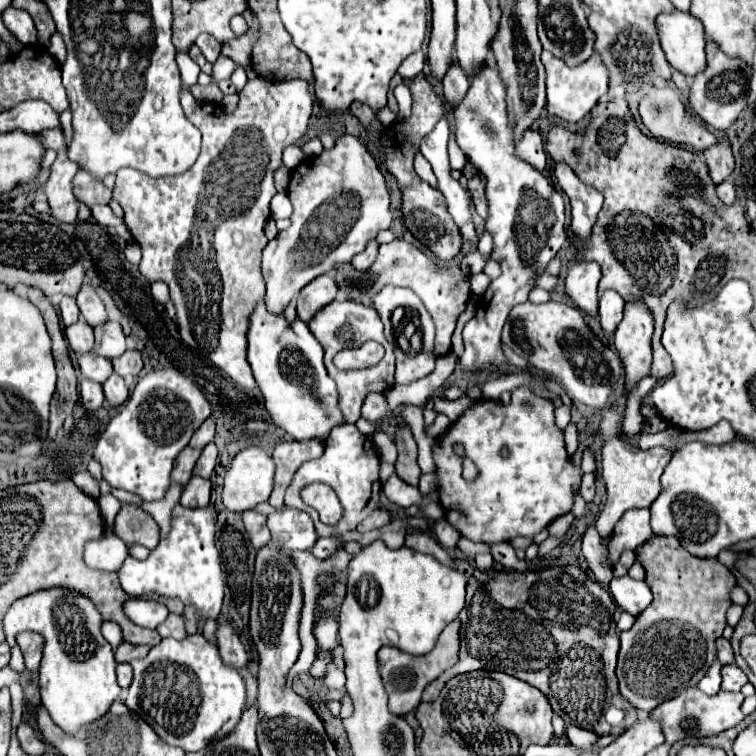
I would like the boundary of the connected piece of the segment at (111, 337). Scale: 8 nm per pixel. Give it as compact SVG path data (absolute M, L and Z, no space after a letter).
M108 319L106 323L94 327L94 335L96 335L94 353L114 359L126 351L126 335L118 321Z

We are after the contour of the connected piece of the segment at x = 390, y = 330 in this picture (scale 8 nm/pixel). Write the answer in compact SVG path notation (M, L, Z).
M386 285L372 301L374 301L376 311L382 317L386 339L394 347L394 355L396 355L394 379L396 379L396 385L408 385L412 381L418 381L418 379L430 375L432 369L434 369L434 361L436 361L436 357L432 353L434 323L430 319L428 311L424 309L422 301L418 299L418 295L410 289L404 289L404 287Z

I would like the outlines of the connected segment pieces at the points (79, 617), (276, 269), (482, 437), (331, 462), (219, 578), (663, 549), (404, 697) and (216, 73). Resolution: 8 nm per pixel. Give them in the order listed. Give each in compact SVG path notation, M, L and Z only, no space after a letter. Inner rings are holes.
M46 589L42 593L26 595L18 599L4 617L8 643L26 629L44 635L46 645L40 665L42 705L48 709L52 721L70 735L104 717L122 693L116 683L114 653L102 637L100 625L102 617L94 605L68 589Z
M342 135L332 149L324 149L318 157L300 163L292 171L288 197L294 205L292 225L262 249L266 307L272 313L282 313L304 285L318 275L332 273L336 263L352 261L366 247L366 241L392 223L384 175L354 135Z
M518 387L516 391L512 391L512 399L510 399L508 405L494 403L494 401L476 401L470 409L466 409L466 413L464 413L464 415L448 429L448 433L438 441L438 445L436 445L436 449L434 449L434 459L436 459L436 469L438 469L438 475L440 475L440 503L442 503L444 511L446 511L446 519L460 531L460 535L464 535L464 537L468 537L468 539L472 539L472 541L484 541L484 543L510 541L510 539L514 539L514 537L532 537L532 535L536 535L538 531L542 531L544 527L548 527L552 519L560 517L560 515L564 515L564 513L568 513L568 511L572 509L572 499L574 499L574 495L576 495L572 487L574 487L576 483L580 483L580 477L582 477L582 471L578 471L578 469L572 465L572 461L570 461L570 457L568 457L568 453L566 453L564 433L562 433L562 431L556 427L556 423L554 423L554 405L552 405L552 401L534 395L528 387ZM456 443L460 443L460 445L464 447L464 455L456 455L456 451L454 451L454 445L456 445ZM502 447L508 447L508 451L510 451L510 457L508 457L508 459L502 459L502 457L500 457L500 449L502 449ZM464 457L472 459L472 461L476 463L476 467L478 467L478 477L476 477L472 483L468 483L468 481L462 479L462 459L464 459Z
M338 425L330 431L328 441L326 441L326 451L320 459L314 461L306 461L294 475L288 491L286 491L286 507L296 507L306 511L312 519L314 519L314 527L316 527L316 535L318 537L342 537L348 531L354 531L358 527L358 523L362 519L366 519L374 509L380 509L380 458L376 455L374 443L370 437L362 435L356 425ZM314 481L322 481L328 483L338 499L342 501L344 507L344 517L340 519L340 523L336 527L326 527L320 519L318 519L318 511L312 509L310 505L306 505L300 497L300 491L314 483Z
M176 503L172 511L172 529L160 541L160 545L150 551L146 561L128 557L118 579L122 589L132 597L142 597L156 593L160 597L176 597L186 607L194 607L198 627L208 619L218 619L222 599L224 599L224 571L222 559L216 546L216 515L211 506L206 509L186 509Z
M650 537L642 549L636 549L636 559L646 569L646 583L654 593L654 601L636 617L632 629L620 633L620 653L616 675L620 681L620 693L640 711L652 711L662 701L678 697L688 687L694 687L710 665L716 661L716 639L722 637L726 627L726 611L732 605L730 591L736 585L734 573L714 559L698 559L682 549L674 537Z
M452 621L438 637L438 643L436 647L426 653L426 655L408 655L396 647L382 647L378 651L378 665L380 665L380 675L384 679L384 687L388 691L388 705L390 705L390 711L394 715L410 715L418 703L422 701L422 691L424 687L434 681L442 671L446 671L448 667L452 667L456 661L458 661L458 645L460 645L460 621Z
M220 55L218 59L216 59L216 63L214 63L214 67L212 67L212 81L224 81L224 79L230 79L230 75L232 75L232 71L236 69L236 63L232 61L232 59L228 59L228 57L224 57L224 55Z

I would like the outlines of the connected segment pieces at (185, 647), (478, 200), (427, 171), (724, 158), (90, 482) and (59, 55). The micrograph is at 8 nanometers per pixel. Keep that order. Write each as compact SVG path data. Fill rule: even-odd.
M202 633L188 635L184 641L172 637L162 639L144 659L134 659L130 665L134 679L124 703L168 745L182 747L184 751L200 751L212 739L228 735L224 732L236 727L246 709L246 683L242 673L226 665L216 645L206 641Z
M474 175L470 181L468 181L468 191L472 195L472 201L474 201L474 207L476 207L476 213L486 219L486 195L484 195L484 181L482 181L482 175Z
M418 153L416 159L414 159L414 169L416 169L416 173L418 173L422 179L426 179L432 187L436 187L436 177L434 177L434 173L432 173L432 167L430 167L430 163L428 163L420 153Z
M722 137L718 143L704 149L702 155L704 155L706 163L708 163L710 177L716 183L722 183L732 175L732 171L734 171L734 155L732 155L732 147L730 147L728 137Z
M78 471L78 473L74 473L74 475L72 475L72 481L74 481L84 493L88 493L90 497L94 497L94 499L100 497L98 481L96 481L88 471Z
M54 33L54 35L50 37L50 47L48 47L48 51L50 51L52 55L56 55L56 59L58 59L60 63L66 59L66 47L64 47L64 41L62 41L60 33Z

